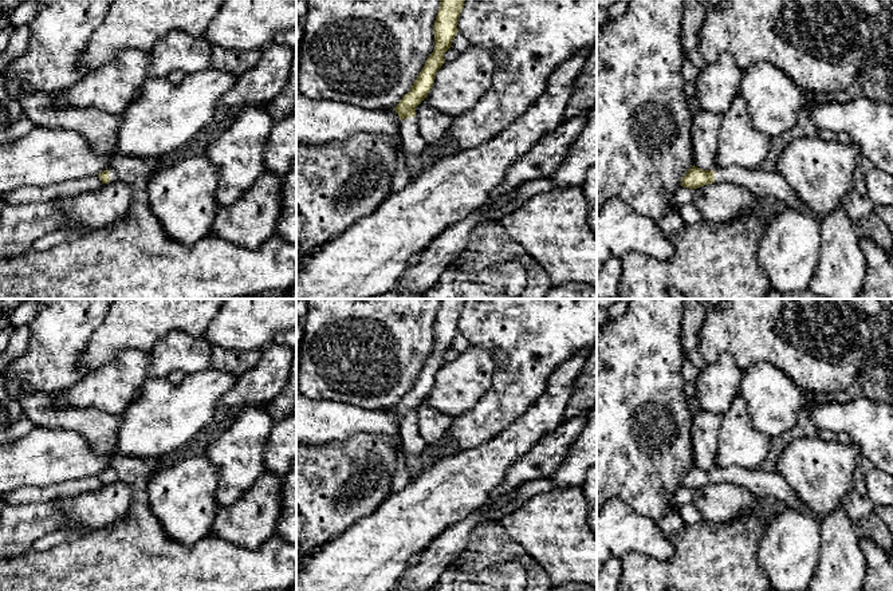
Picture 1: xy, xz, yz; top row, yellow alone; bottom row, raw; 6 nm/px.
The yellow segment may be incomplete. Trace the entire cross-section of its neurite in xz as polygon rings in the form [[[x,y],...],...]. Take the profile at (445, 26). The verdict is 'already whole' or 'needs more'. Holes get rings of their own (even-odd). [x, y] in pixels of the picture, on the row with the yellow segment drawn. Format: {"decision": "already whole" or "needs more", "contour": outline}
{"decision": "needs more", "contour": [[[440,0],[440,8],[434,20],[434,50],[410,87],[409,92],[396,106],[401,119],[400,141],[402,149],[402,168],[406,169],[410,181],[424,170],[422,154],[429,150],[428,143],[418,133],[416,107],[429,94],[437,71],[445,63],[444,54],[452,47],[459,32],[457,20],[465,0]]]}

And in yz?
{"decision": "needs more", "contour": [[[693,165],[681,178],[681,186],[692,190],[713,182],[731,182],[748,189],[756,197],[771,197],[786,206],[805,209],[802,200],[776,172],[739,166],[703,170]]]}

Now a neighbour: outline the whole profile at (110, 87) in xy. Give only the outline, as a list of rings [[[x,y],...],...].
[[[126,48],[109,63],[93,68],[76,84],[56,92],[58,107],[97,107],[121,115],[149,80],[149,51]]]

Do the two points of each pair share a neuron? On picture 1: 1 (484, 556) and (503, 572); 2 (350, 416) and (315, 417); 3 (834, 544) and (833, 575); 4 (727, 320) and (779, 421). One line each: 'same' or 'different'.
1: different
2: same
3: same
4: different

